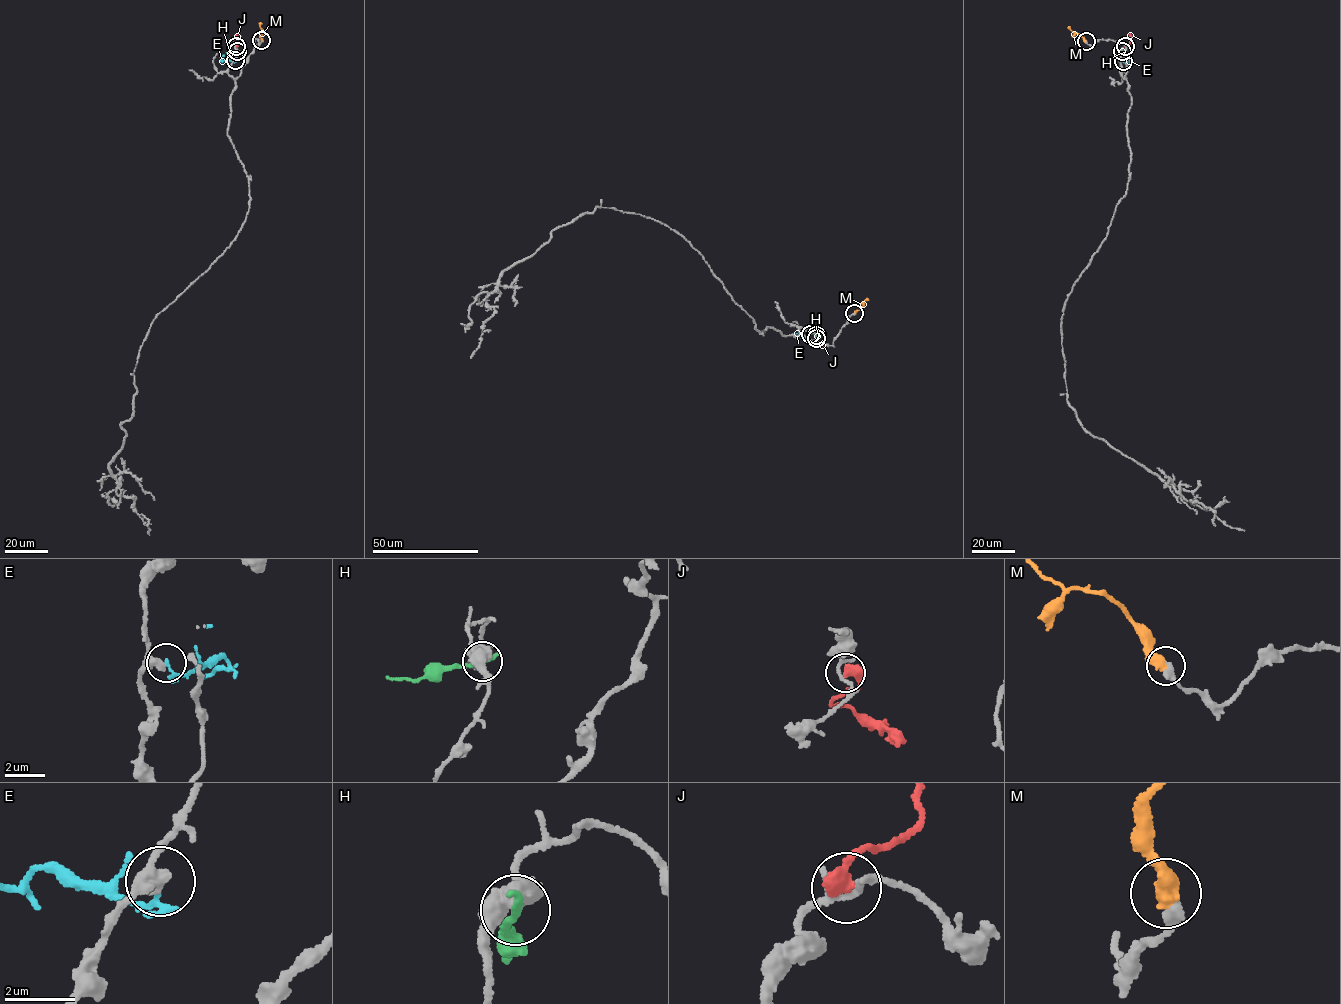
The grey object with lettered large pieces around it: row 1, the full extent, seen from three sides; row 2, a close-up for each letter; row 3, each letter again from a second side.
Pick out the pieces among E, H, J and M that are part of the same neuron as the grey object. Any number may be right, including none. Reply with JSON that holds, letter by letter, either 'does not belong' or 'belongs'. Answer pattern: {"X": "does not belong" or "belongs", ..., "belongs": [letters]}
{"E": "does not belong", "H": "does not belong", "J": "does not belong", "M": "does not belong", "belongs": []}

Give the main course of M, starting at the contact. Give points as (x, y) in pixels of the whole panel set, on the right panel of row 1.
M: (1086, 41), (1068, 27)

